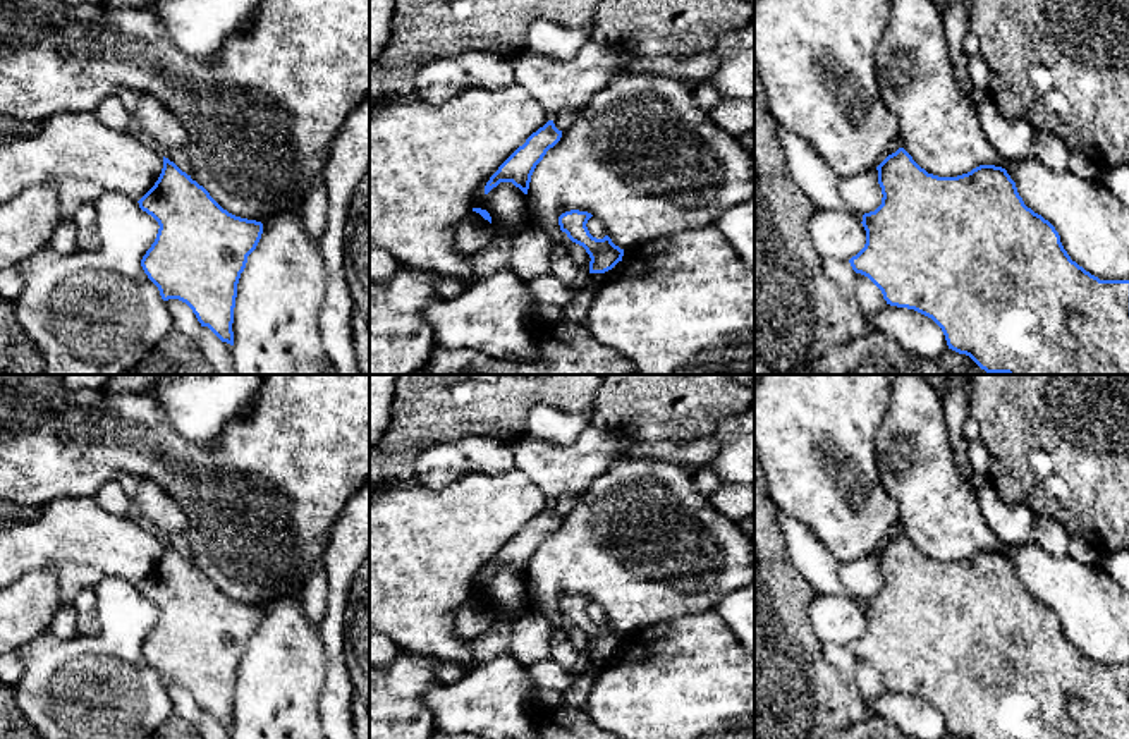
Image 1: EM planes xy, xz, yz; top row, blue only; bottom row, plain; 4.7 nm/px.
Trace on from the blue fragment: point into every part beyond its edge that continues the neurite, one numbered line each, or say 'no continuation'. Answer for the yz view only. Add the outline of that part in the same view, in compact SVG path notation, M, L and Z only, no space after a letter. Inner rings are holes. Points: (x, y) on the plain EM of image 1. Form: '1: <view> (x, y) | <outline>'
no continuation

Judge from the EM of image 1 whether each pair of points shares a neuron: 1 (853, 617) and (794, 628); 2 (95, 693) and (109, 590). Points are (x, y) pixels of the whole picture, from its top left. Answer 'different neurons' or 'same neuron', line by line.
1: different neurons
2: same neuron

